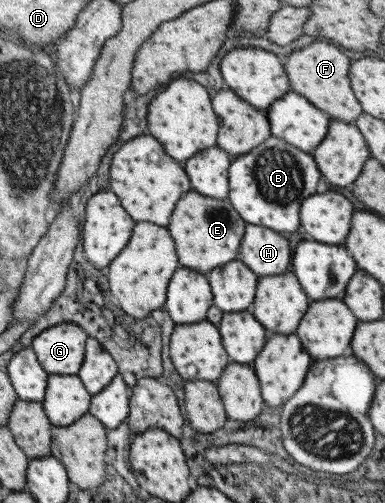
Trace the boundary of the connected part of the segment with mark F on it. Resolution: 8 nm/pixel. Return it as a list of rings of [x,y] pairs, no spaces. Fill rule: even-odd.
[[[318,40],[291,53],[285,63],[285,73],[293,91],[307,97],[317,109],[323,109],[333,119],[353,123],[361,115],[361,105],[349,85],[349,61],[351,59],[341,53],[335,43]]]

